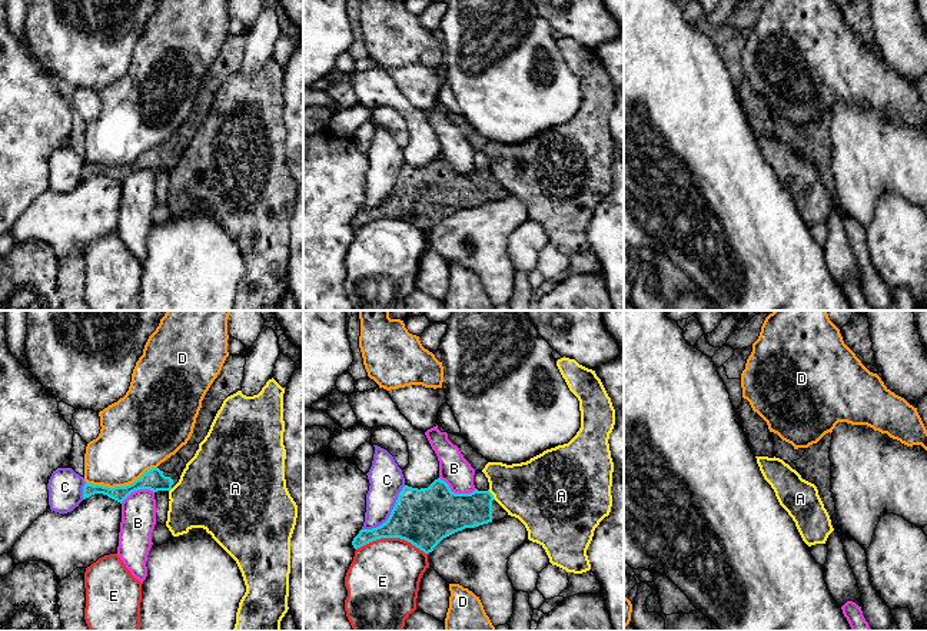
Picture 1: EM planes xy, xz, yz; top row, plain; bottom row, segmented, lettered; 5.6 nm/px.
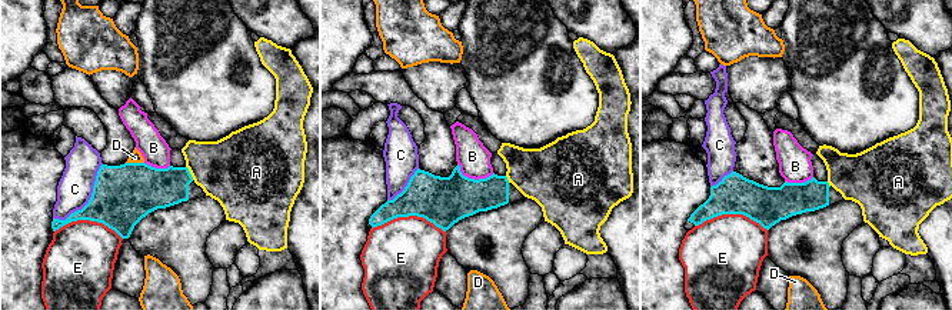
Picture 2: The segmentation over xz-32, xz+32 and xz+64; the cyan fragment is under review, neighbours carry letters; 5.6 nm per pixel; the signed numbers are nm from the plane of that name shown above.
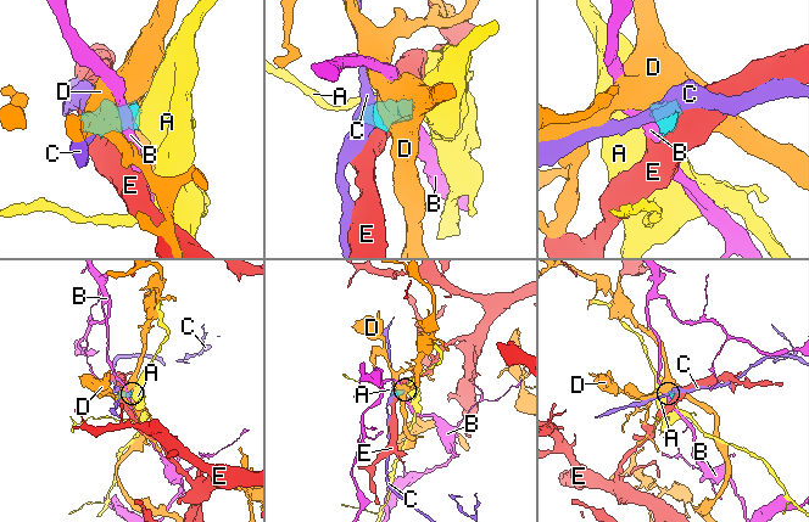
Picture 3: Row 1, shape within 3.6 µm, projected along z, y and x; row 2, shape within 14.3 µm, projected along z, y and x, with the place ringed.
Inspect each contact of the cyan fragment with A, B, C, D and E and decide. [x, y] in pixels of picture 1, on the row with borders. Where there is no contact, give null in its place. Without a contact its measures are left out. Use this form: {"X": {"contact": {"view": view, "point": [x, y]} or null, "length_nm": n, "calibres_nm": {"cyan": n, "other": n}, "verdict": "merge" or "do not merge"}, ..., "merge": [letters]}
{"A": {"contact": {"view": "xz", "point": [491, 494]}, "length_nm": 70, "calibres_nm": {"cyan": 220, "other": 360}, "verdict": "do not merge"}, "B": {"contact": {"view": "xz", "point": [457, 494]}, "length_nm": 220, "calibres_nm": {"cyan": 320, "other": 170}, "verdict": "do not merge"}, "C": {"contact": {"view": "xz", "point": [389, 515]}, "length_nm": 360, "calibres_nm": {"cyan": 320, "other": 190}, "verdict": "do not merge"}, "D": {"contact": {"view": "xy", "point": [120, 487]}, "length_nm": 400, "calibres_nm": {"cyan": 120, "other": 360}, "verdict": "do not merge"}, "E": {"contact": {"view": "xz", "point": [392, 537]}, "length_nm": 400, "calibres_nm": {"cyan": 320, "other": 400}, "verdict": "do not merge"}, "merge": []}

